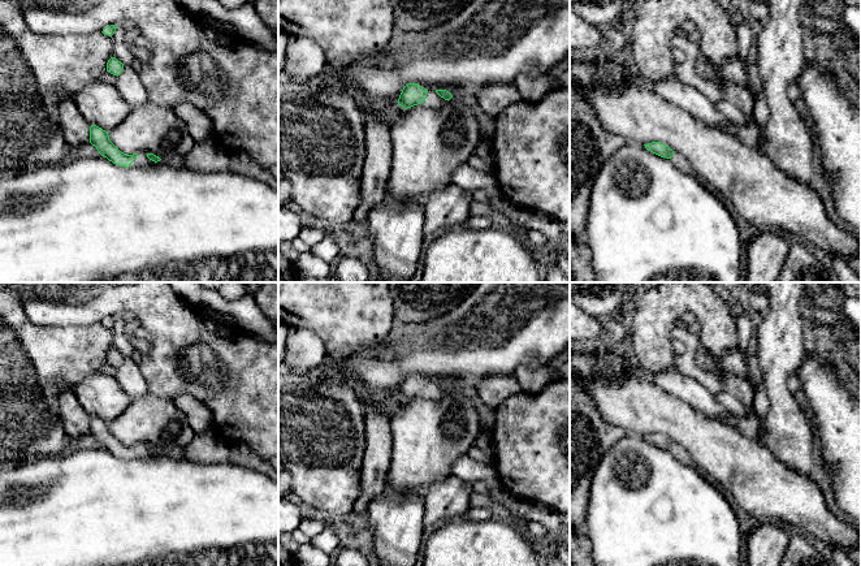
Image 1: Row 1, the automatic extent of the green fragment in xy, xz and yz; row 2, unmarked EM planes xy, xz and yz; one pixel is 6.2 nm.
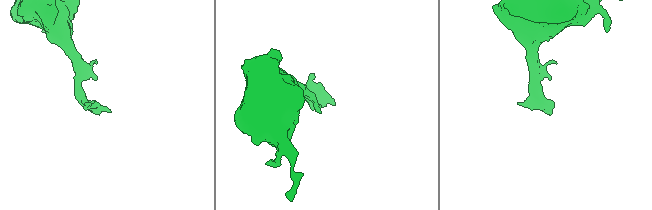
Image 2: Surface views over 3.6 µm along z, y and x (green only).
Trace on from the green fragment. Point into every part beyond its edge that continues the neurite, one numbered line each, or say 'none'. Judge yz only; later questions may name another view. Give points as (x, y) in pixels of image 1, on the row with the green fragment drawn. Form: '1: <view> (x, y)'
1: yz (678, 160)

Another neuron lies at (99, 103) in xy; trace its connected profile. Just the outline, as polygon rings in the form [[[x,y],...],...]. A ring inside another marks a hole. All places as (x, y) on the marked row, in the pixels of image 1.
[[[105,82],[87,85],[74,95],[74,103],[91,125],[105,131],[111,131],[122,124],[131,109],[117,88]]]

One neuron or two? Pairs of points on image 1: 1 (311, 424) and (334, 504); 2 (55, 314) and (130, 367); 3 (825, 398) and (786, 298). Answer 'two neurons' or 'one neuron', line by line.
1: one neuron
2: two neurons
3: two neurons

